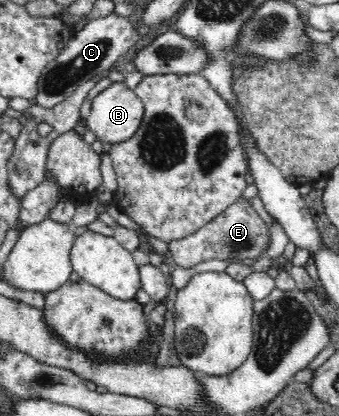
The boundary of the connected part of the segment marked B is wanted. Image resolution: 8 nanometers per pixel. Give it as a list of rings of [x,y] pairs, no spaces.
[[[115,82],[92,99],[86,126],[100,141],[116,144],[134,136],[142,118],[142,99],[124,83]]]

